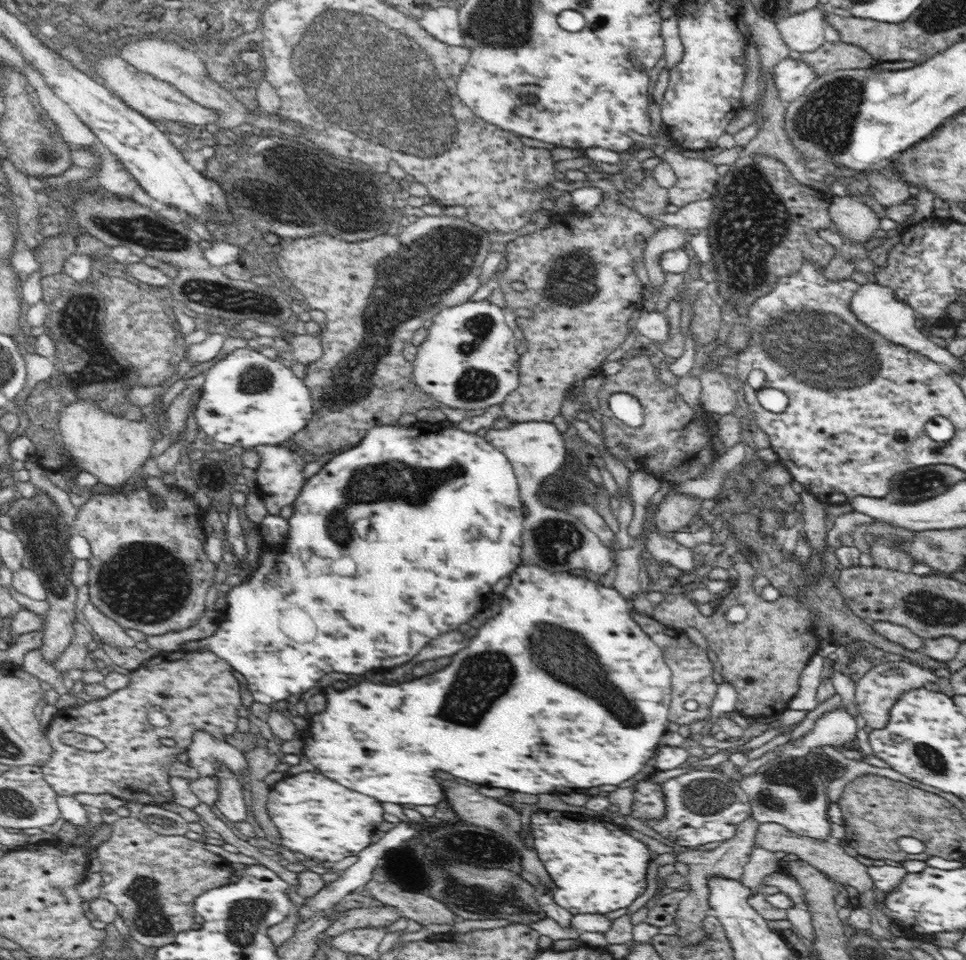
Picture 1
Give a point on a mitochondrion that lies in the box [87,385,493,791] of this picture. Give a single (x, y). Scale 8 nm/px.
(146, 583)

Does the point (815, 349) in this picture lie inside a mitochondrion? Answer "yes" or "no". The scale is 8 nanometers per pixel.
yes

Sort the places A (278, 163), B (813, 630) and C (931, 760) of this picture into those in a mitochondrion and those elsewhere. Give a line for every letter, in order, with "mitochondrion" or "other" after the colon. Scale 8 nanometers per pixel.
A: mitochondrion
B: other
C: mitochondrion

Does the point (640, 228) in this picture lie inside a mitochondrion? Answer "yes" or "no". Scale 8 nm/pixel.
no

